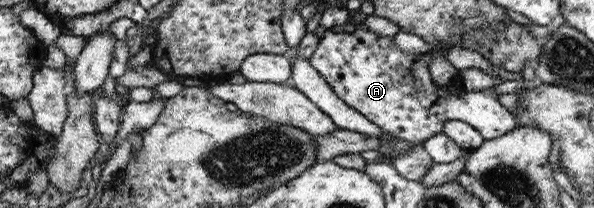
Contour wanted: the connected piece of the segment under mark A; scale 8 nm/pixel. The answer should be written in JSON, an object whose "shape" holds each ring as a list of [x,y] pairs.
{"shape":[[[364,23],[356,26],[353,33],[333,33],[329,30],[320,38],[317,49],[308,59],[311,65],[325,78],[333,91],[349,107],[363,114],[384,132],[410,143],[421,143],[439,133],[443,133],[445,121],[463,121],[472,125],[484,140],[507,135],[517,128],[515,116],[499,102],[499,93],[494,87],[481,90],[467,90],[458,81],[440,87],[433,82],[429,66],[421,60],[421,55],[402,51],[393,37],[377,35]]]}

